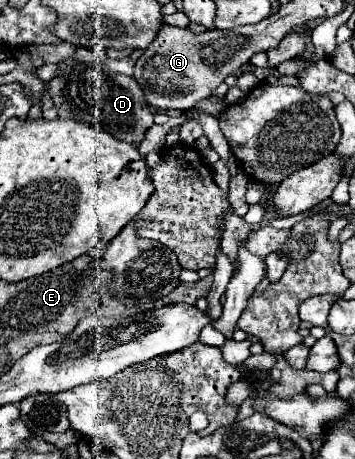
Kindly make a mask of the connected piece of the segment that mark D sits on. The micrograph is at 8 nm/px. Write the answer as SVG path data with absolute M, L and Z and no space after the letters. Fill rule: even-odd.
M78 48L74 56L56 64L58 76L48 82L48 92L54 106L58 108L60 118L94 126L122 142L126 140L138 146L144 140L148 128L154 124L154 114L150 112L138 82L132 76L106 70L106 66L102 66L104 60L104 52Z

